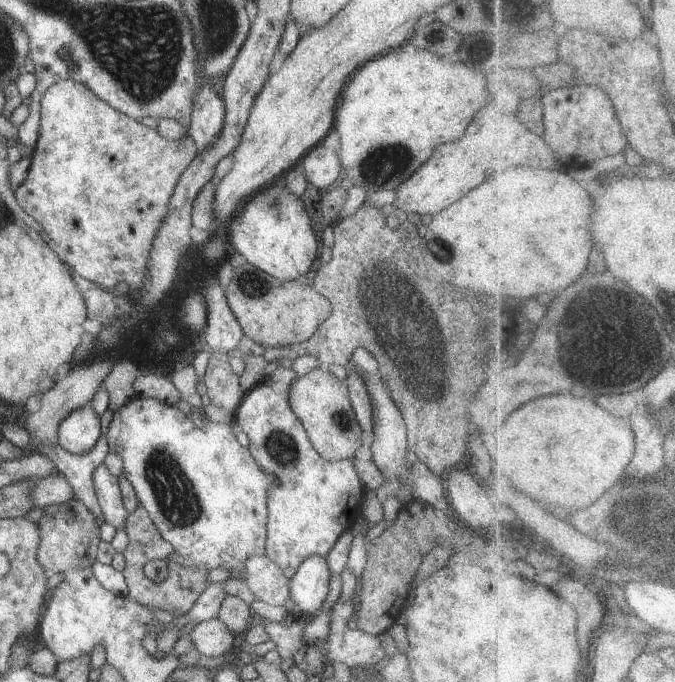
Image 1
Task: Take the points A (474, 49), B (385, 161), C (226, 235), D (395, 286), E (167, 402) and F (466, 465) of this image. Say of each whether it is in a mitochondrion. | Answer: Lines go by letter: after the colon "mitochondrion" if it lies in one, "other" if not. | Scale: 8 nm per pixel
A: other
B: mitochondrion
C: other
D: mitochondrion
E: other
F: other

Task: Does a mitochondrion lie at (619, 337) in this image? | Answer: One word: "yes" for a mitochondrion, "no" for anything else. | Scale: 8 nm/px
yes

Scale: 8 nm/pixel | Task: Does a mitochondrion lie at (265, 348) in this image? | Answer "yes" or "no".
no

